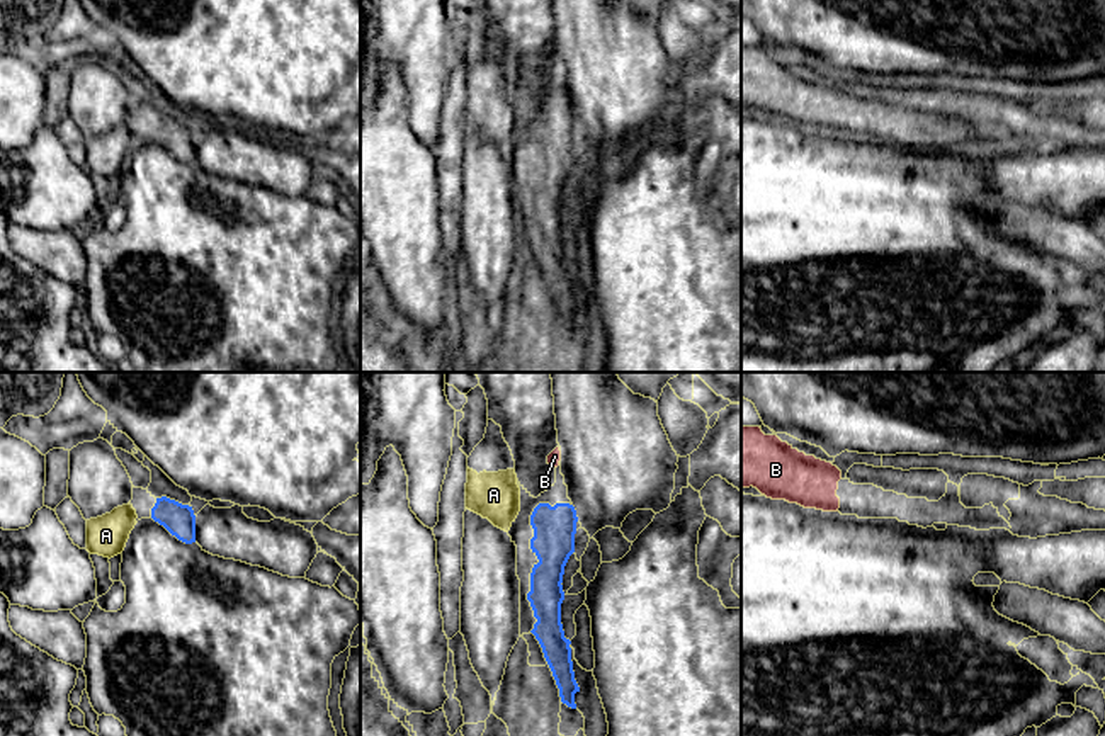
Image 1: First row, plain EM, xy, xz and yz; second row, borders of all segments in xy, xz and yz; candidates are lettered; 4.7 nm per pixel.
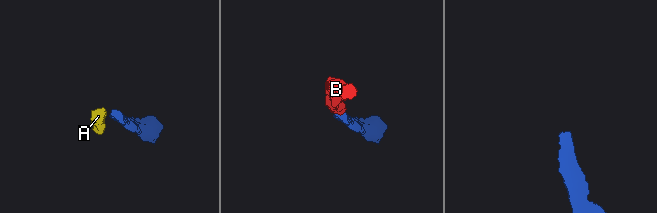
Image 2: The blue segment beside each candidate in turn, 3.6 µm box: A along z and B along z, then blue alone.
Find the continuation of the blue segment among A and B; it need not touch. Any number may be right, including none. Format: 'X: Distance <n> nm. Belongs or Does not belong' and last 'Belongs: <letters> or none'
A: Distance 60 nm. Does not belong
B: Distance 180 nm. Belongs
Belongs: B

